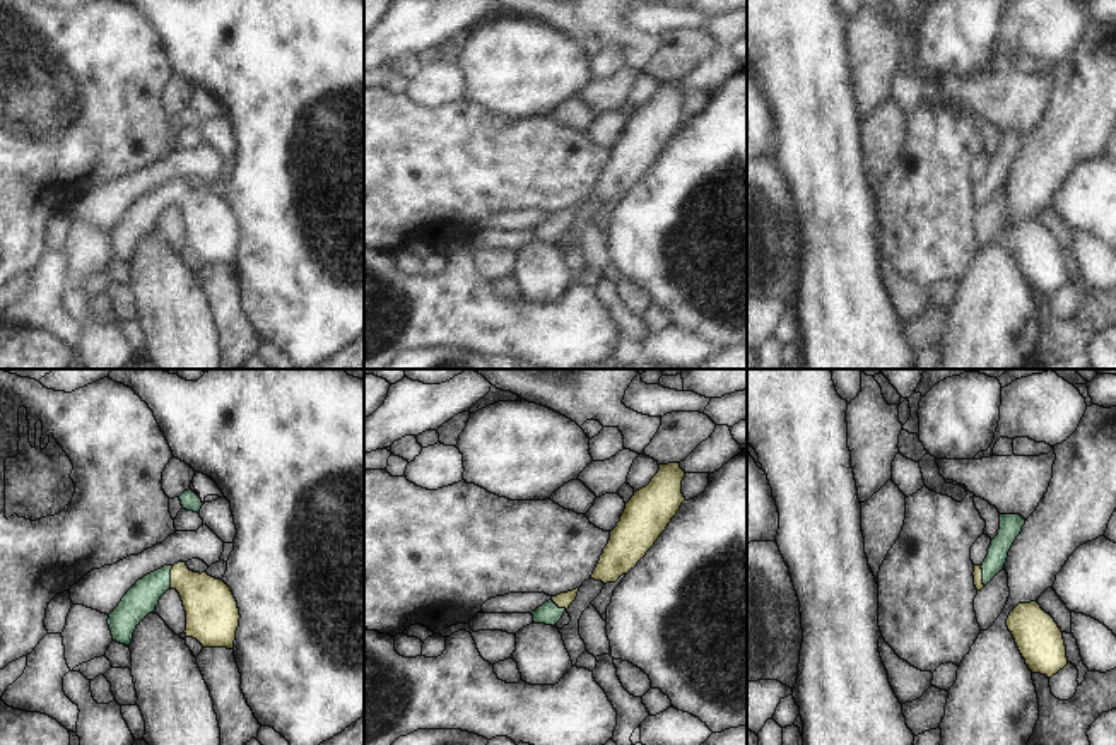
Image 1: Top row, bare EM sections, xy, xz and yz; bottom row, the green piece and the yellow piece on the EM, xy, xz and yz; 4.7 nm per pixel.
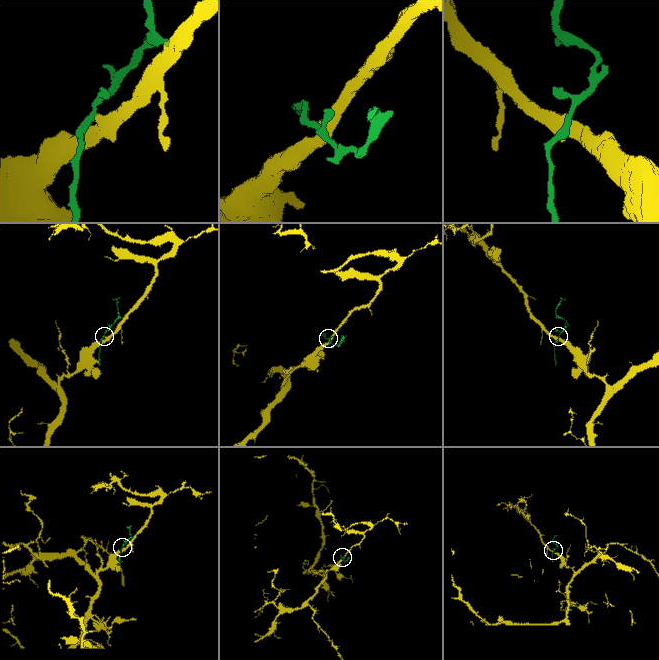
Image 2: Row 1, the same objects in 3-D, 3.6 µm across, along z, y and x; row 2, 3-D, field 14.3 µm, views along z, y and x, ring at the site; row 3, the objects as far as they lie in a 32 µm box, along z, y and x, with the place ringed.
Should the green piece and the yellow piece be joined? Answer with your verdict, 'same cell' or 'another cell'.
same cell

